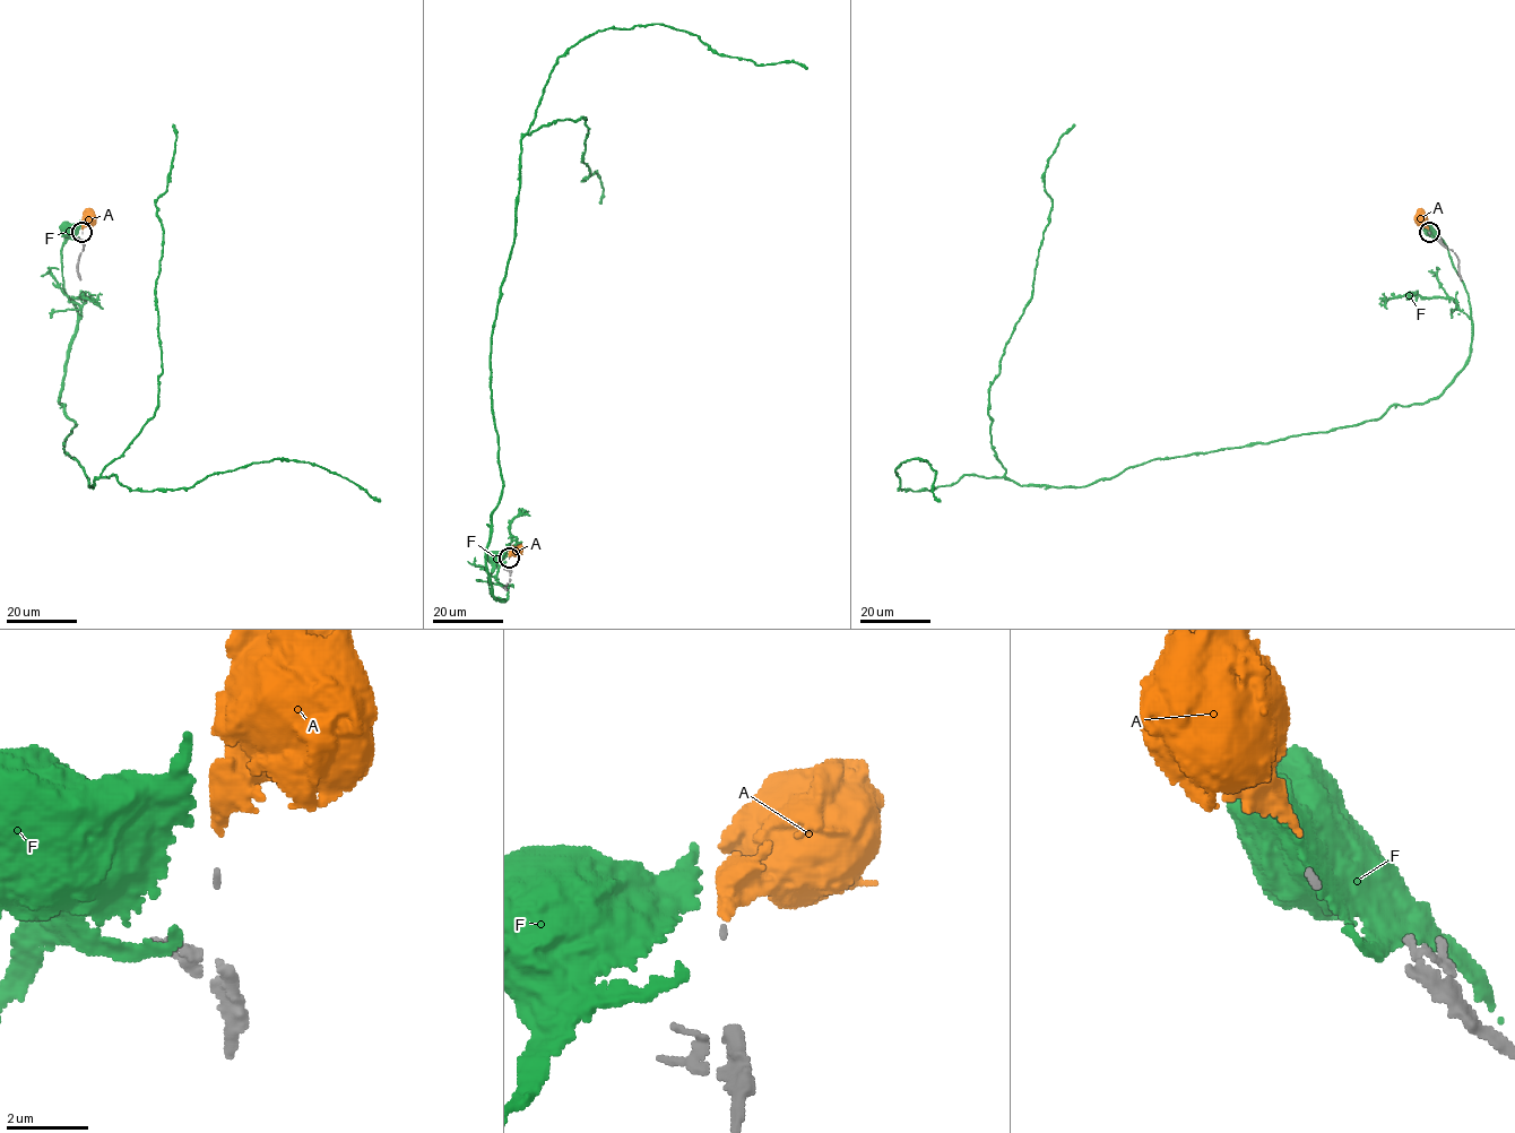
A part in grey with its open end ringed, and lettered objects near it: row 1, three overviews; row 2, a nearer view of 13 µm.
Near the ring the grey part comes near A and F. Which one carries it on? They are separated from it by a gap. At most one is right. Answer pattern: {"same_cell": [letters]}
{"same_cell": ["A"]}

